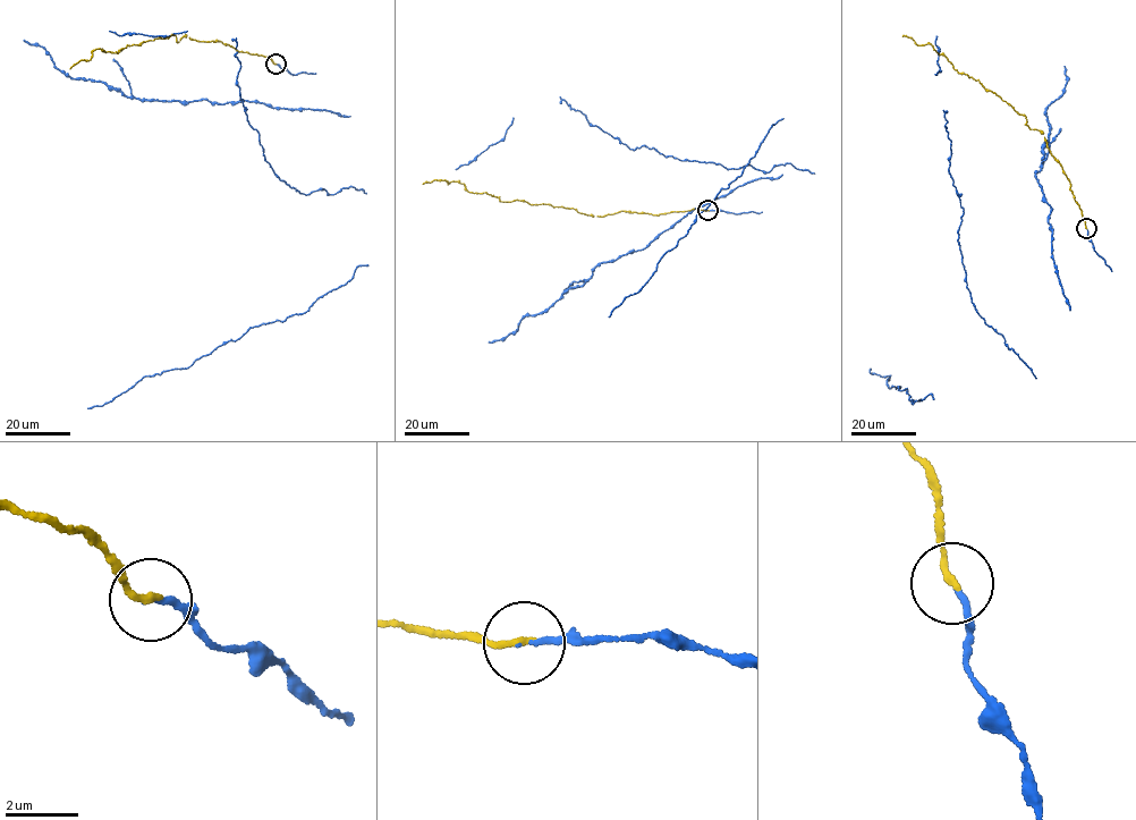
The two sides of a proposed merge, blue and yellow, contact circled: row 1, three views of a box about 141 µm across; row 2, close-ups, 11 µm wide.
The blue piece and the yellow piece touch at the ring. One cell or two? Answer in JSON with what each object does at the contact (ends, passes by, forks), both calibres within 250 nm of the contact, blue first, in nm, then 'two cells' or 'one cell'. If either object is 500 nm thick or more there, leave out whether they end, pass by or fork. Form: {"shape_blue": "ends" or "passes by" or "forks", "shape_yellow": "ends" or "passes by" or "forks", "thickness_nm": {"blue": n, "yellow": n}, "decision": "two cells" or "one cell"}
{"shape_blue": "ends", "shape_yellow": "ends", "thickness_nm": {"blue": 140, "yellow": 200}, "decision": "one cell"}

